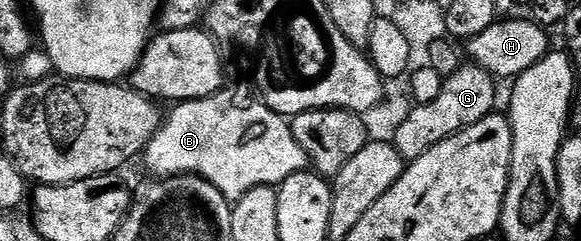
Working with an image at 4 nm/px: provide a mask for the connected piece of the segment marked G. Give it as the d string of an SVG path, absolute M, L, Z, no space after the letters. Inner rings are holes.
M471 62L461 63L455 74L445 79L442 90L434 102L416 104L409 110L409 116L390 143L398 150L398 154L405 162L422 158L426 150L438 146L446 138L458 134L463 128L474 126L474 122L482 122L482 118L493 115L496 104L497 81L484 68Z

